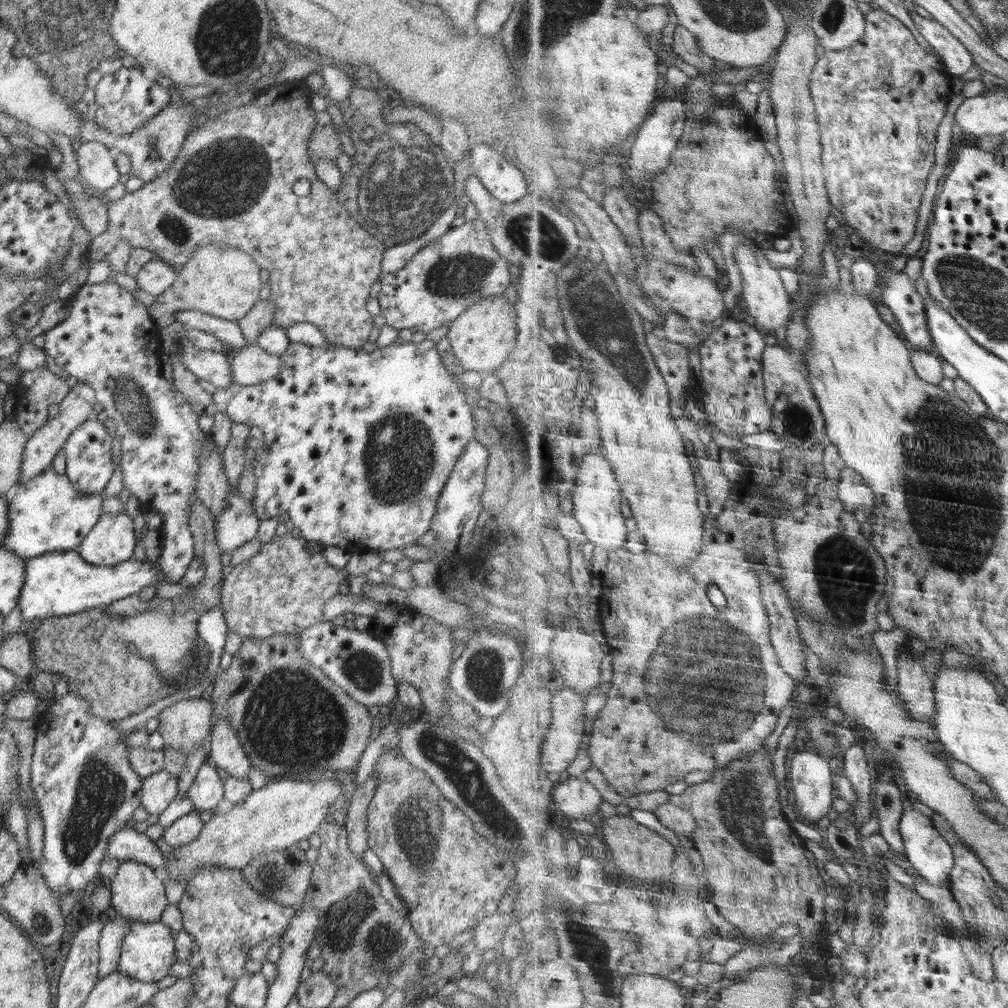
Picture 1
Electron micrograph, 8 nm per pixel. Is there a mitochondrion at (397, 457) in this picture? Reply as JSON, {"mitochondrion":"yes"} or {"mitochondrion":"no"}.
{"mitochondrion":"yes"}

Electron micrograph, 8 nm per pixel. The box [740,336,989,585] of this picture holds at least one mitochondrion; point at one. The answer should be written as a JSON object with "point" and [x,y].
{"point":[799,423]}

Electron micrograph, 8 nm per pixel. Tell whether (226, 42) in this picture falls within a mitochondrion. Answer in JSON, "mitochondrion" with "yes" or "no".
{"mitochondrion":"yes"}

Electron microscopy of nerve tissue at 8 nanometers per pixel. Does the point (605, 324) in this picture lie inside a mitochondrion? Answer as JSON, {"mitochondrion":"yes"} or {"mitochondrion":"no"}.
{"mitochondrion":"yes"}

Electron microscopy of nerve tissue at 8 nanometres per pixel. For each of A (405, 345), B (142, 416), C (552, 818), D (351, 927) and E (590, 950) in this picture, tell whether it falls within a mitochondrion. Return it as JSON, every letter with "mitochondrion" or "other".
{"A":"other","B":"mitochondrion","C":"other","D":"mitochondrion","E":"mitochondrion"}

